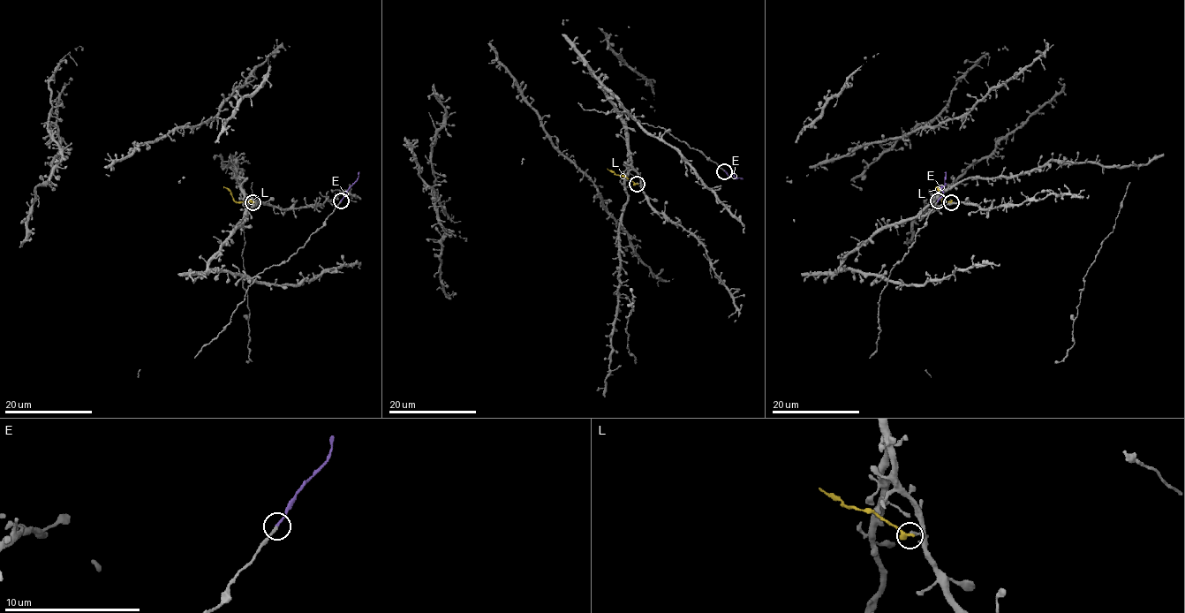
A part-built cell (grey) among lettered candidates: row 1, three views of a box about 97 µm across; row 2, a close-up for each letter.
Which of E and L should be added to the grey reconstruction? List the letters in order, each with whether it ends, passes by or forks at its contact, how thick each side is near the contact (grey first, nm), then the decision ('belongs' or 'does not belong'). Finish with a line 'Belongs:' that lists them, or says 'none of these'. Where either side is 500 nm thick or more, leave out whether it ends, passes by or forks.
E: it ends; calibres 190 and 170 nm; belongs
L: it ends; calibres 280 and 380 nm; does not belong
Belongs: E

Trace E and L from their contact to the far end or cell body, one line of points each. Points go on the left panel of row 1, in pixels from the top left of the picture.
E: (341, 201), (357, 179), (359, 171)
L: (252, 202), (236, 202), (223, 186)

